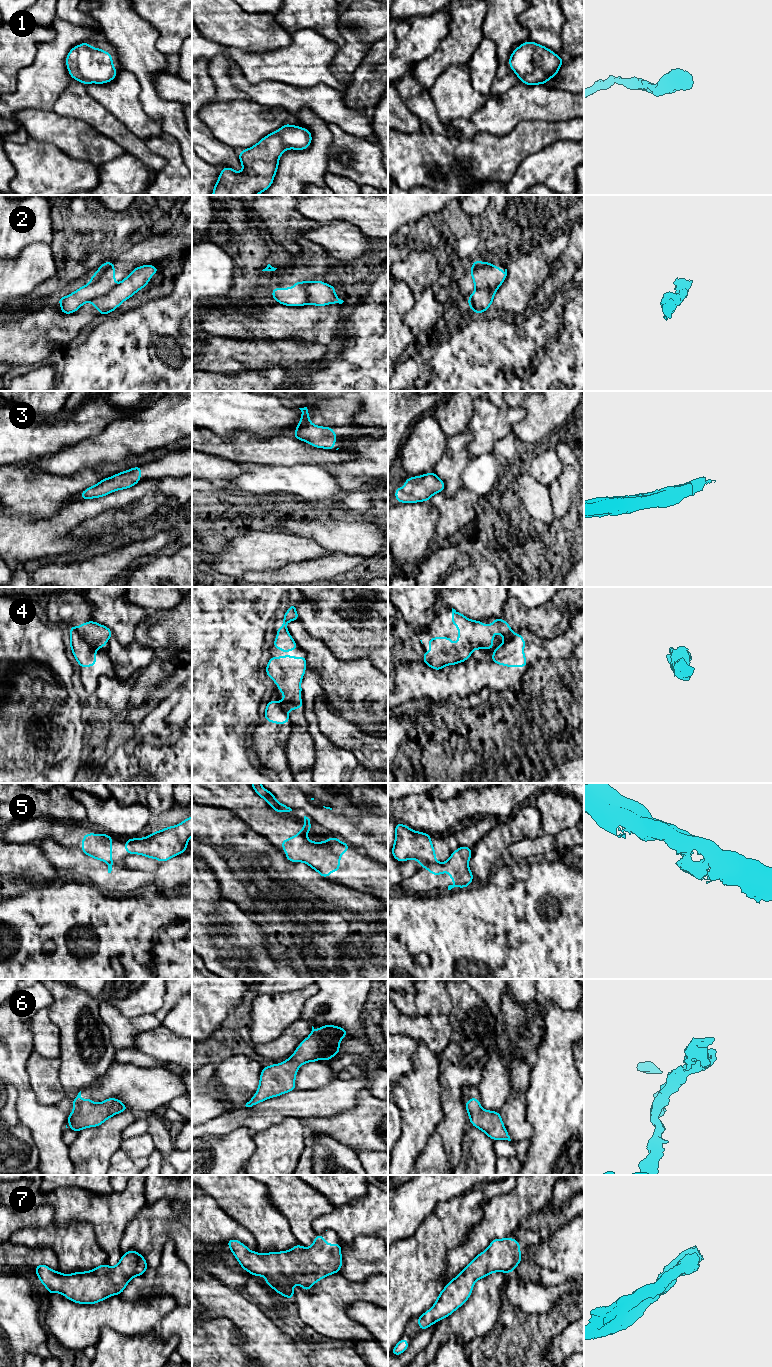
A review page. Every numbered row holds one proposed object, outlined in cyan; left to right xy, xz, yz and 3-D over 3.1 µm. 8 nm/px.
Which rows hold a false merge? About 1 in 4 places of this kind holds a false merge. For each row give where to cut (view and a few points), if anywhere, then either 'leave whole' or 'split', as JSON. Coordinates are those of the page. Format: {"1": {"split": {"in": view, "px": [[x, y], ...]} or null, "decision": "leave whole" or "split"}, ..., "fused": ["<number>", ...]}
{"1": {"split": null, "decision": "leave whole"}, "2": {"split": {"in": "xy", "px": [[116, 285], [105, 294], [91, 301]]}, "decision": "split"}, "3": {"split": null, "decision": "leave whole"}, "4": {"split": {"in": "xy", "px": [[76, 628], [78, 633], [96, 648]]}, "decision": "split"}, "5": {"split": {"in": "yz", "px": [[435, 860], [421, 863]]}, "decision": "split"}, "6": {"split": null, "decision": "leave whole"}, "7": {"split": null, "decision": "leave whole"}, "fused": ["2", "4", "5"]}

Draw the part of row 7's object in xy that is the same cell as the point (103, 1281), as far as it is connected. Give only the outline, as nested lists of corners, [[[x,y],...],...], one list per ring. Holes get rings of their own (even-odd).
[[[130,1250],[122,1254],[115,1267],[109,1267],[105,1263],[90,1271],[64,1275],[39,1264],[35,1271],[47,1288],[48,1294],[61,1293],[75,1303],[95,1304],[110,1296],[121,1294],[130,1280],[143,1275],[147,1268],[145,1258]]]

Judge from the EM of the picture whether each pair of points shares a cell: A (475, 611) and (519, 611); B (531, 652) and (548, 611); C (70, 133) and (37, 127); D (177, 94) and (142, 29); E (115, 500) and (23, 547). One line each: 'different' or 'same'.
A: different
B: different
C: same
D: different
E: same

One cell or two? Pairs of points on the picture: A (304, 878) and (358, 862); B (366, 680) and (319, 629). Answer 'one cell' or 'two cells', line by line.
A: two cells
B: two cells

